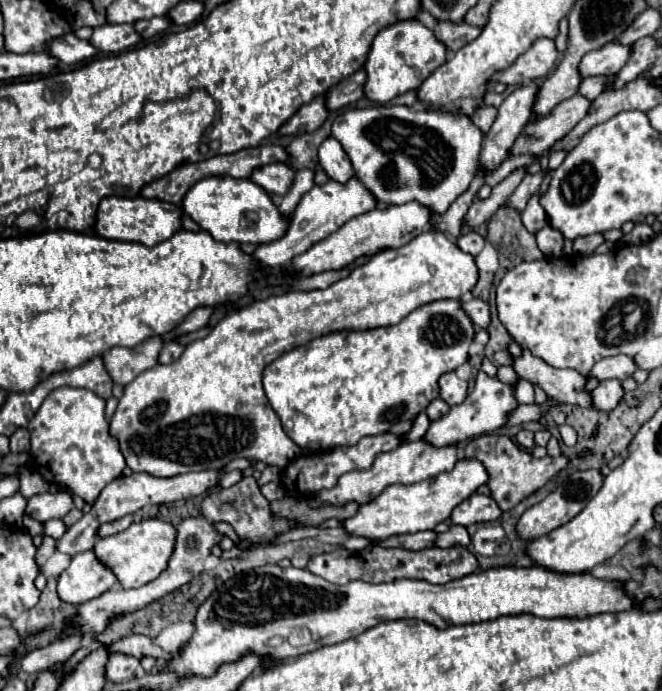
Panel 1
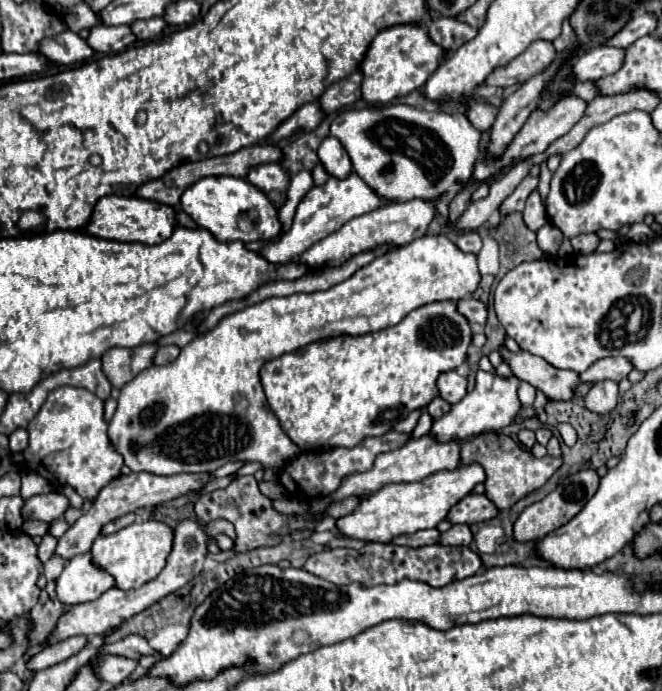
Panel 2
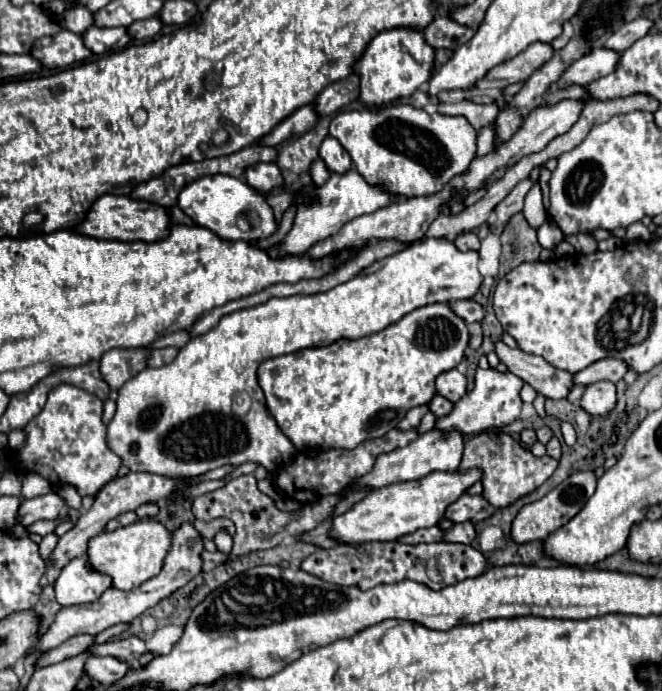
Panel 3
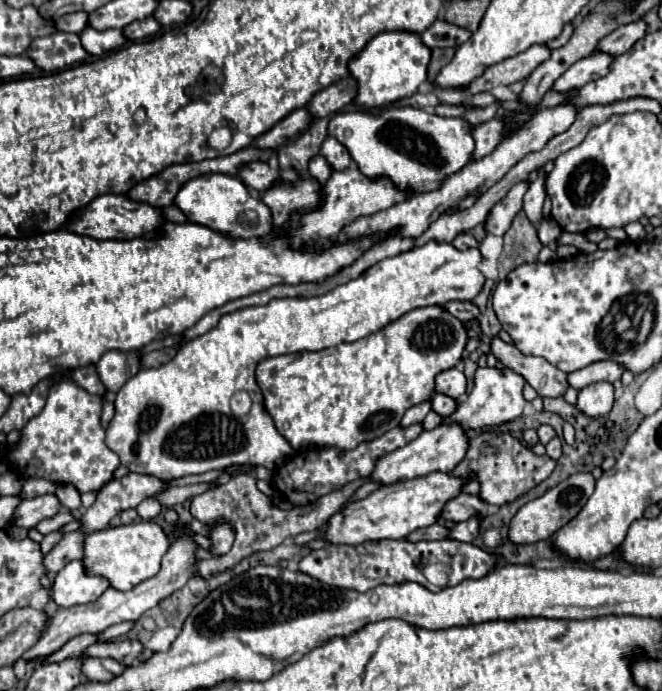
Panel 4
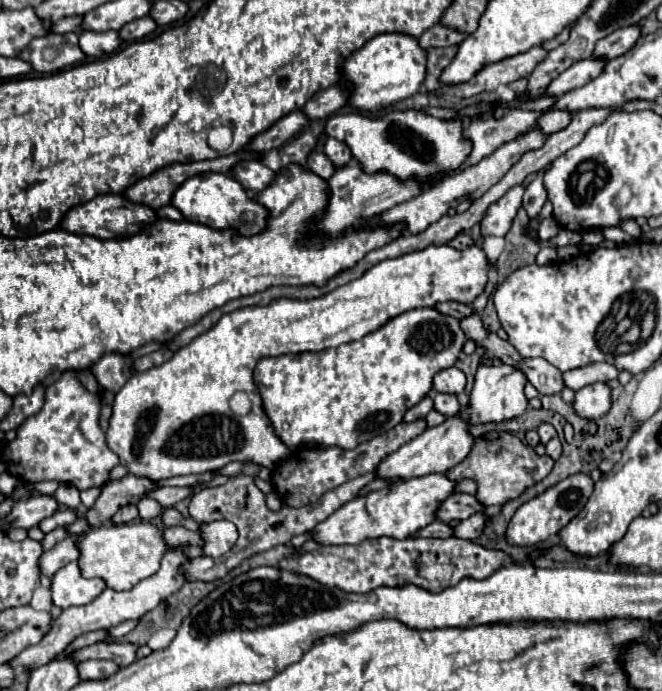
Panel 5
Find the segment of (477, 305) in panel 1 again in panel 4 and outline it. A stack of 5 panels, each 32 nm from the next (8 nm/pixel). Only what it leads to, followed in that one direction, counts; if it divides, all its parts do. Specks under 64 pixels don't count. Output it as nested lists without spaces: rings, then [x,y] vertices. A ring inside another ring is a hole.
[[[448,302],[444,306],[448,312],[452,312],[456,318],[460,318],[462,322],[472,322],[476,318],[480,318],[480,308],[474,302]]]

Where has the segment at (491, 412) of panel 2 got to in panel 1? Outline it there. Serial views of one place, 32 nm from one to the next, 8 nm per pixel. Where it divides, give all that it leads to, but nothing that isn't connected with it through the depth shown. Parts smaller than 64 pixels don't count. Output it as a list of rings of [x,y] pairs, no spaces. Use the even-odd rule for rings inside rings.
[[[478,372],[474,388],[476,390],[472,390],[460,406],[452,406],[444,418],[430,424],[428,432],[424,434],[426,444],[430,444],[434,448],[454,446],[462,440],[470,440],[470,438],[476,438],[480,434],[494,432],[504,424],[504,414],[508,414],[508,410],[512,410],[512,406],[518,404],[510,388],[502,388],[502,382],[498,378],[488,378],[482,372]]]

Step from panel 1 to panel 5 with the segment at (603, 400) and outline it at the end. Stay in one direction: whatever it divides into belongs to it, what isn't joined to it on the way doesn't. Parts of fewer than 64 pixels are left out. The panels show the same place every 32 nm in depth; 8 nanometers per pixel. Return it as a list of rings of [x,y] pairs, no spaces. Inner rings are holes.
[[[596,382],[596,384],[584,386],[582,390],[576,392],[572,406],[574,406],[576,414],[590,418],[590,420],[598,420],[612,406],[612,388],[606,382]]]

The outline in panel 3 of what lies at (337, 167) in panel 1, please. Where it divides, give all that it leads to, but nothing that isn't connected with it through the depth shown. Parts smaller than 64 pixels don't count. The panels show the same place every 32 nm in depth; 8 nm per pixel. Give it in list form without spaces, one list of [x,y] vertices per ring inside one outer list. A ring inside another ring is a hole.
[[[328,136],[324,138],[322,146],[320,146],[320,158],[324,160],[326,168],[334,174],[346,174],[350,168],[352,168],[352,160],[350,160],[350,154],[342,148],[342,144]]]

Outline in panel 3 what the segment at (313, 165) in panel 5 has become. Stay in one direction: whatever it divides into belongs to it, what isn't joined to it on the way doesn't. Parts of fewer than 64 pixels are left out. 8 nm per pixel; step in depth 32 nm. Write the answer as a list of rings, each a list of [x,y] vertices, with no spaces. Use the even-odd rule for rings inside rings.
[[[320,158],[316,160],[316,166],[312,166],[310,176],[312,176],[312,180],[314,180],[314,184],[316,184],[316,186],[322,186],[322,184],[330,178],[330,172],[328,172],[328,168],[324,166],[324,162],[322,162]]]

